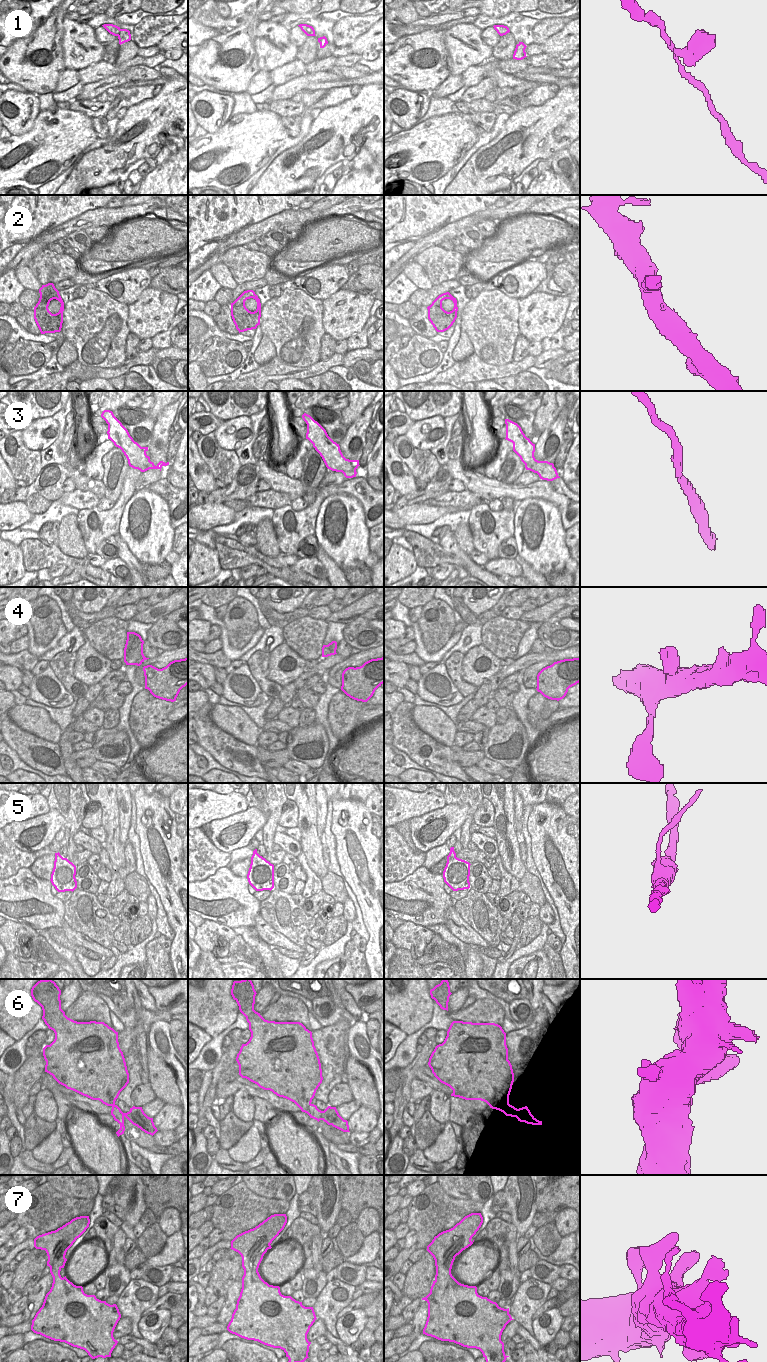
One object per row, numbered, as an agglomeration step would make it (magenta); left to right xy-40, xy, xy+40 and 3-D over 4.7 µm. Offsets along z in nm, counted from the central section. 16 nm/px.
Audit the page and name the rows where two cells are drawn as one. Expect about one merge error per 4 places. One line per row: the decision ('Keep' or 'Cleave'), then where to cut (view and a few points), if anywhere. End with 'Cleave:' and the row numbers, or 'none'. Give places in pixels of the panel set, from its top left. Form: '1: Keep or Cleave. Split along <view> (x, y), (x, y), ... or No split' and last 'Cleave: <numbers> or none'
1: Keep. No split
2: Keep. No split
3: Keep. No split
4: Keep. No split
5: Keep. No split
6: Keep. No split
7: Keep. No split
Cleave: none

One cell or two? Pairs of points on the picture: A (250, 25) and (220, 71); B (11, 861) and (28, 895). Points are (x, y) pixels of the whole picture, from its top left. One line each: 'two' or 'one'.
A: one
B: two

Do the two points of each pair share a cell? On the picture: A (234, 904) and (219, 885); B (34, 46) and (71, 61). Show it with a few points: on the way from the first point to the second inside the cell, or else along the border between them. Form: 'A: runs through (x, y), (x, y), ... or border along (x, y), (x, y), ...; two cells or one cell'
A: runs through (229, 899), (223, 893), (223, 890); one cell
B: border along (64, 34), (62, 49), (63, 63), (66, 69); two cells

